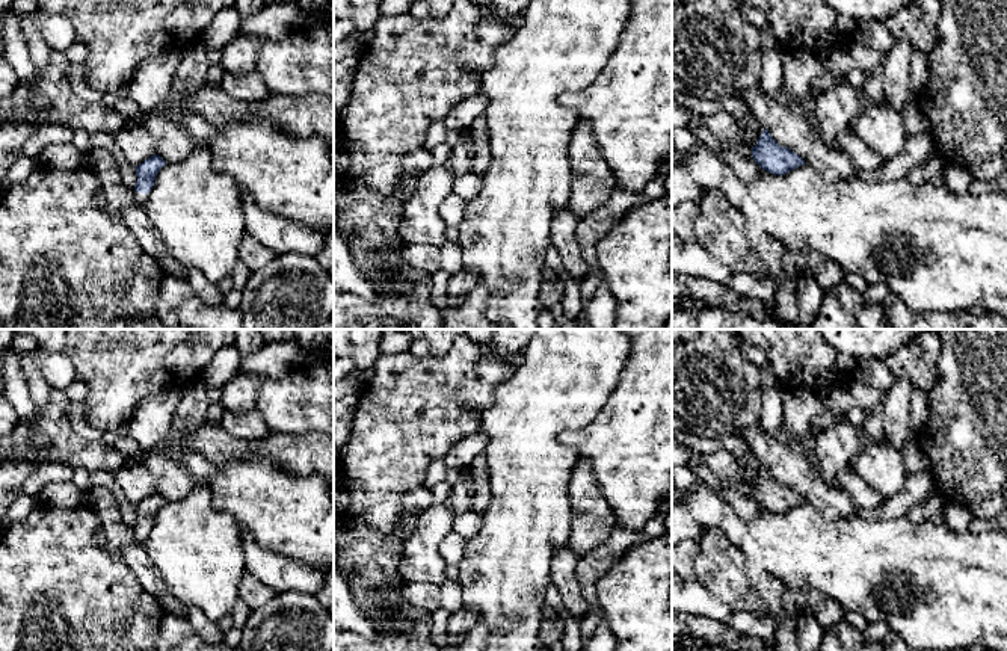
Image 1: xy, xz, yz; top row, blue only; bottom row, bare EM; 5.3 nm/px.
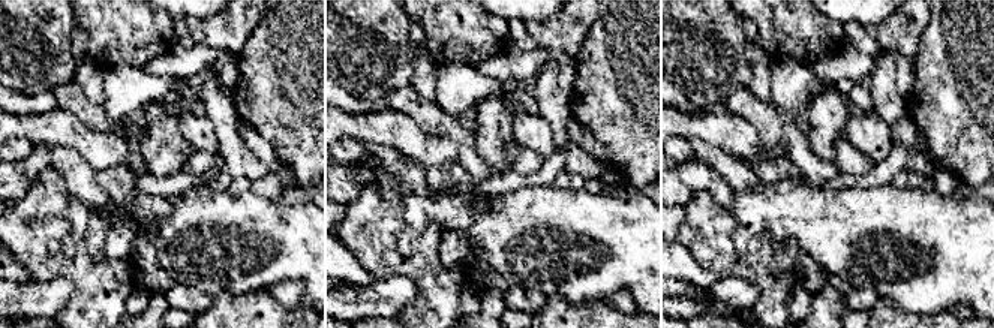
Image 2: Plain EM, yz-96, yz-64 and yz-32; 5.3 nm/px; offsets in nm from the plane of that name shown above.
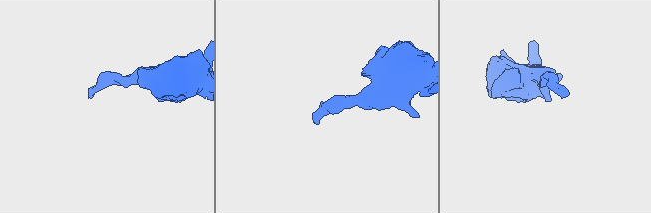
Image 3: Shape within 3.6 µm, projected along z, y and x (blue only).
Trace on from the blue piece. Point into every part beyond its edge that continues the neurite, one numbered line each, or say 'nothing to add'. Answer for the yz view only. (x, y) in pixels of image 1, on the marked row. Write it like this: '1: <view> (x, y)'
nothing to add

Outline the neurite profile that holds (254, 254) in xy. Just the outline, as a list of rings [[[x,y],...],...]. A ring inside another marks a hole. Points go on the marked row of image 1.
[[[249,234],[243,239],[240,245],[240,261],[243,261],[252,272],[269,264],[276,254],[260,243]]]

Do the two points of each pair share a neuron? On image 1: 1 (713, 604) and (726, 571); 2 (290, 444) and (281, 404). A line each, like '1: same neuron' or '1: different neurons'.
1: different neurons
2: different neurons

